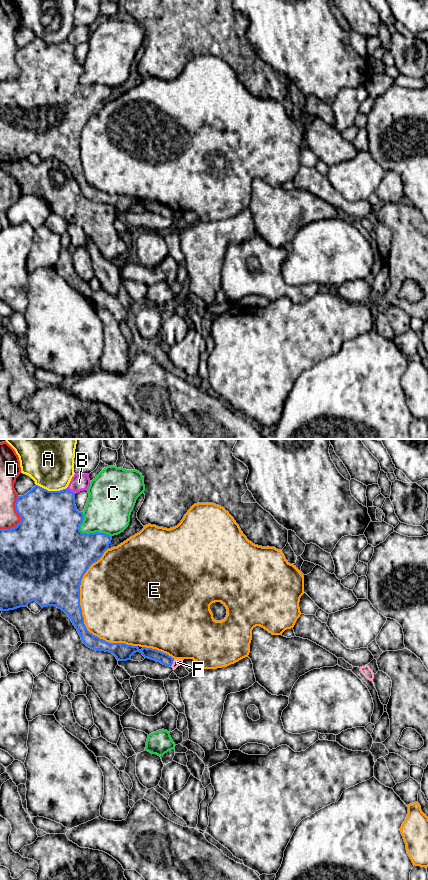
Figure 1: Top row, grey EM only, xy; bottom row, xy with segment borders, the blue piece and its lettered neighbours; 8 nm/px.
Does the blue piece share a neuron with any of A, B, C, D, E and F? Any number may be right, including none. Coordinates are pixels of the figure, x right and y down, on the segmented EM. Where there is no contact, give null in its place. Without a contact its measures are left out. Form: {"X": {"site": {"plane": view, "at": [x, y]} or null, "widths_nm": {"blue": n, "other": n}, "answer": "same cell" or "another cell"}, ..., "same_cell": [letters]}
{"A": {"site": {"plane": "xy", "at": [51, 491]}, "widths_nm": {"blue": 480, "other": 400}, "answer": "another cell"}, "B": {"site": {"plane": "xy", "at": [70, 491]}, "widths_nm": {"blue": 420, "other": 140}, "answer": "another cell"}, "C": {"site": {"plane": "xy", "at": [86, 533]}, "widths_nm": {"blue": 460, "other": 360}, "answer": "another cell"}, "D": {"site": {"plane": "xy", "at": [21, 519]}, "widths_nm": {"blue": 500, "other": 160}, "answer": "another cell"}, "E": {"site": {"plane": "xy", "at": [81, 613]}, "widths_nm": {"blue": 300, "other": 480}, "answer": "another cell"}, "F": {"site": {"plane": "xy", "at": [172, 663]}, "widths_nm": {"blue": 90, "other": 60}, "answer": "another cell"}, "same_cell": []}

